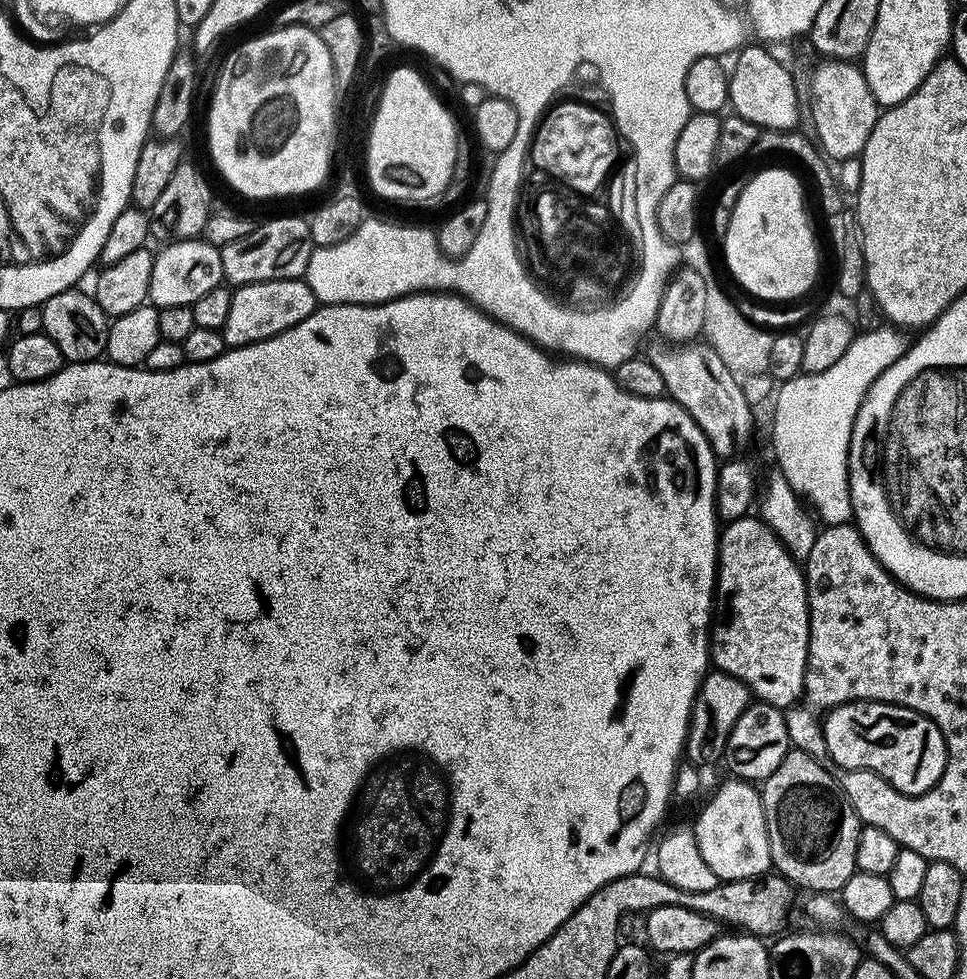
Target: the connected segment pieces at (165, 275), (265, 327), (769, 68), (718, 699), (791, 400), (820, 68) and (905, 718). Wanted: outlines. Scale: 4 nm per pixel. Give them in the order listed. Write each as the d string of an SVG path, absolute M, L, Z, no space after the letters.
M203 238L194 240L174 240L163 245L161 252L157 251L154 255L154 274L150 274L150 290L148 299L155 304L157 308L162 309L166 306L190 306L202 298L209 290L221 287L224 280L224 271L222 270L222 258L220 257L220 248L209 244Z
M304 278L239 285L233 291L230 314L227 315L226 326L222 329L224 343L228 348L241 348L247 344L257 344L266 338L274 338L290 330L290 326L298 326L298 322L310 318L317 307L317 298Z
M760 44L745 45L738 53L728 79L729 105L738 115L767 131L793 131L802 109L797 99L789 67L778 62Z
M719 670L709 671L696 695L696 703L692 706L686 741L687 759L697 766L712 764L716 759L719 761L726 750L730 730L734 730L738 718L742 718L742 714L753 700L752 691L746 682Z
M883 327L853 335L846 354L829 369L804 372L777 387L780 389L772 412L772 448L780 463L779 473L807 501L811 511L821 521L824 519L825 525L847 524L853 519L848 451L854 418L872 383L910 347L910 340L901 329Z
M824 58L812 70L810 114L812 114L812 124L816 127L815 139L823 155L833 161L841 162L859 157L863 152L870 138L870 130L874 130L876 125L878 105L874 94L870 94L870 86L866 86L863 71L855 63Z
M851 700L849 704L839 704L838 707L827 709L823 713L822 731L824 733L824 741L826 742L826 750L828 751L827 759L829 761L833 760L838 766L837 769L850 772L874 772L882 777L890 786L894 786L894 790L898 790L907 796L921 796L924 792L929 792L942 778L942 774L946 770L948 747L944 741L942 730L938 730L938 726L929 716L923 716L920 712L910 710L901 704L887 704L881 700Z

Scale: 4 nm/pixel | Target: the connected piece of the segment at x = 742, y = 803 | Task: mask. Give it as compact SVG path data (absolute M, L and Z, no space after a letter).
M728 778L716 788L716 793L696 816L694 831L699 853L720 882L756 880L772 868L770 838L764 813L764 797L755 783Z

